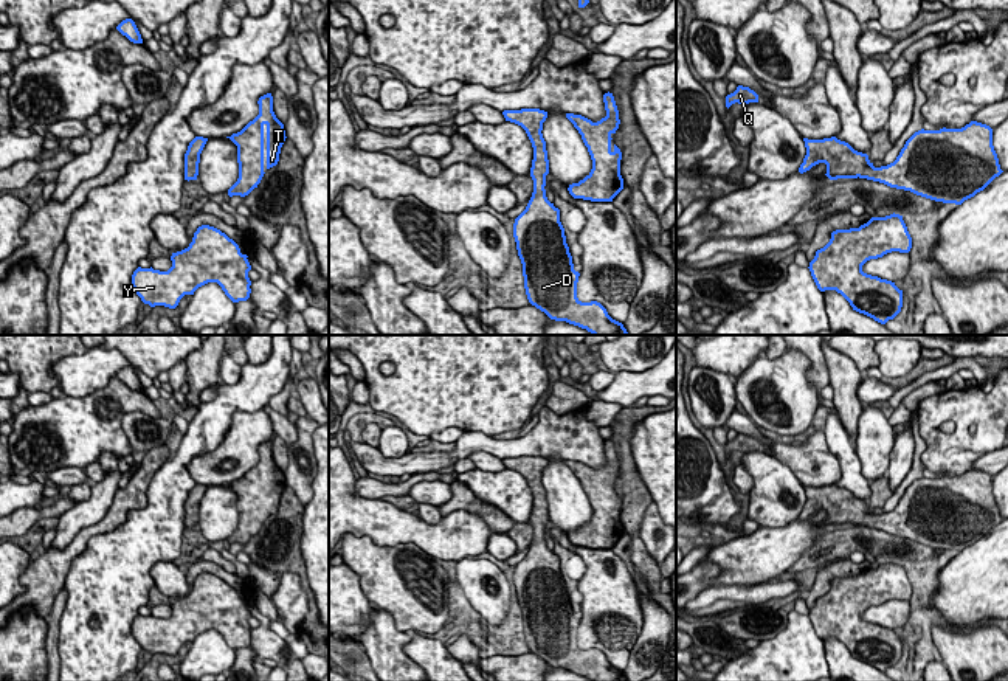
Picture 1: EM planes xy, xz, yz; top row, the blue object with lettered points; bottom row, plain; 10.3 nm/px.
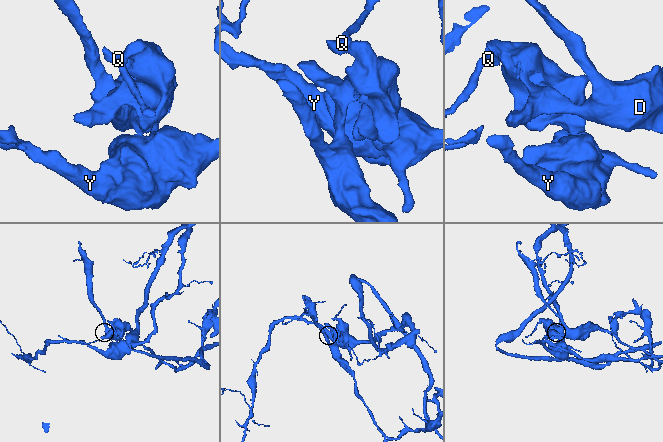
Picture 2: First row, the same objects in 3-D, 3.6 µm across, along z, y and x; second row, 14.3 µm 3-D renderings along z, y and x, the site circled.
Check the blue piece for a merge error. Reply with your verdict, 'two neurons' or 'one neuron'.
two neurons

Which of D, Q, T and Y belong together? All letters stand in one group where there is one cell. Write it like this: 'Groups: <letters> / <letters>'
Groups: D / Q T Y

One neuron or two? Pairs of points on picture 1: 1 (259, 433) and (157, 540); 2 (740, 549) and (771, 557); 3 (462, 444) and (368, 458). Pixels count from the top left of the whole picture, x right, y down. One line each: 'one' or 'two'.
1: two
2: one
3: one

